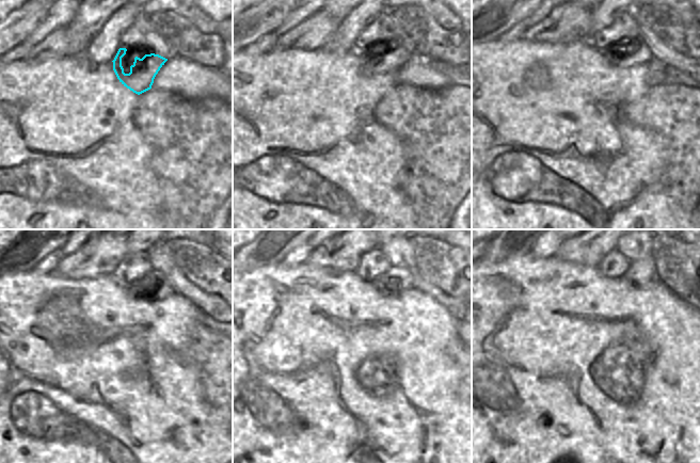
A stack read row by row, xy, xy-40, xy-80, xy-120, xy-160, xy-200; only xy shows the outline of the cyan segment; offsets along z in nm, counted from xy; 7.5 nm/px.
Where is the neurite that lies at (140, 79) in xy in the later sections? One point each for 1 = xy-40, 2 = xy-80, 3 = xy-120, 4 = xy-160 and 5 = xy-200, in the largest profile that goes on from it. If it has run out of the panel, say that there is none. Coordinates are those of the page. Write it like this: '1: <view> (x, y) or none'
1: xy-40 (390, 63)
2: xy-80 (640, 53)
3: xy-120 (161, 289)
4: xy-160 (400, 276)
5: xy-200 (640, 272)

